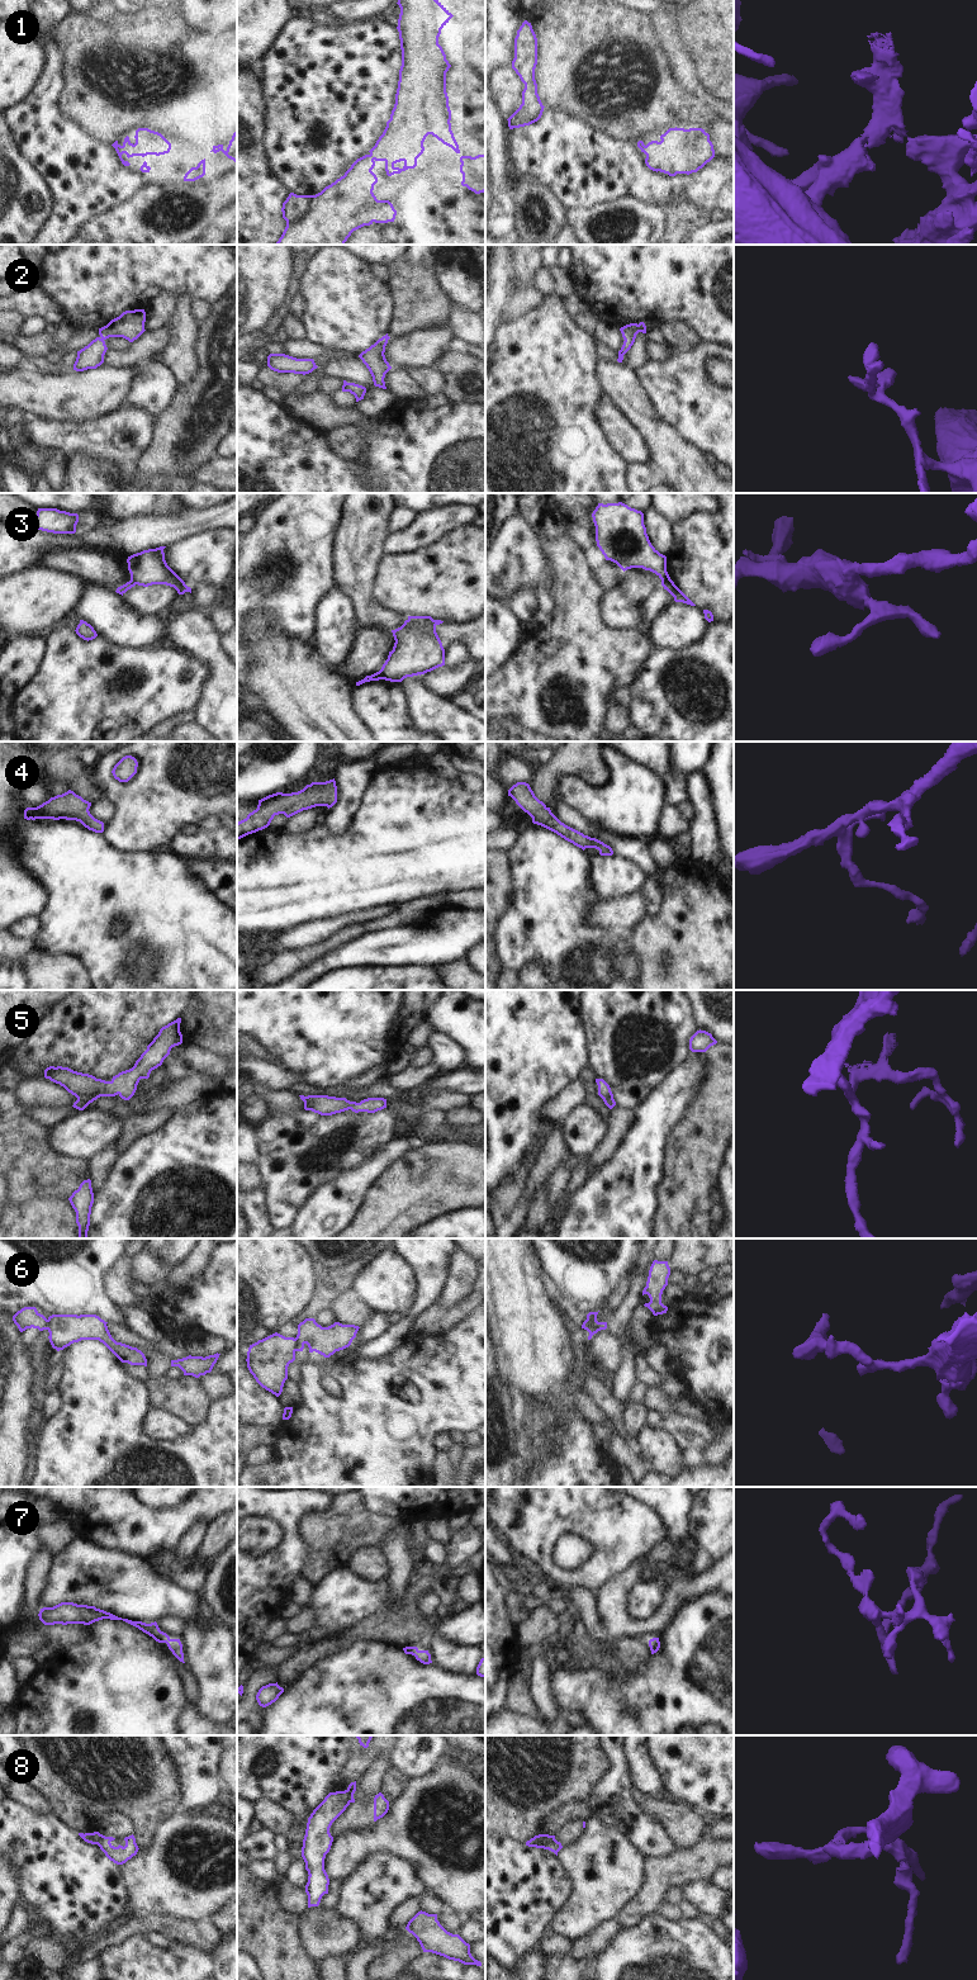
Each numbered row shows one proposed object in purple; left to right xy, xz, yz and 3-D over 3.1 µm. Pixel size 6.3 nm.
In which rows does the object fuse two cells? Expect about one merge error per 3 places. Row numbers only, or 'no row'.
3, 6, 8.

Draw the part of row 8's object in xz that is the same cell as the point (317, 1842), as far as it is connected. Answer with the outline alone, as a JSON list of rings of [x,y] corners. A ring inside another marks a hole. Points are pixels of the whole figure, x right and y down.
[[[347,1790],[329,1792],[308,1818],[302,1847],[302,1857],[309,1875],[305,1885],[308,1908],[318,1906],[322,1896],[328,1894],[329,1879],[324,1870],[324,1858],[333,1842],[329,1828],[348,1805]]]

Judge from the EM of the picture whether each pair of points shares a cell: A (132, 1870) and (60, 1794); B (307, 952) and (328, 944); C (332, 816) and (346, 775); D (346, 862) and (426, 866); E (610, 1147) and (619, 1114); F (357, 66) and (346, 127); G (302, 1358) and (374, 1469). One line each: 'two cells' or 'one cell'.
A: two cells
B: one cell
C: one cell
D: one cell
E: one cell
F: one cell
G: two cells

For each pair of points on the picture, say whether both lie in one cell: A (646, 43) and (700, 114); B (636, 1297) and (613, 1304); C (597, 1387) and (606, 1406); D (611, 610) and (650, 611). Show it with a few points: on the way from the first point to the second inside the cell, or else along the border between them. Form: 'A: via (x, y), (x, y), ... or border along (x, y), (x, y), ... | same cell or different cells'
A: via (657, 72), (649, 109), (655, 115), (670, 115) | same cell
B: border along (629, 1277), (629, 1293), (607, 1321), (606, 1329) | different cells
C: via (601, 1392), (606, 1401) | same cell
D: border along (657, 587), (640, 605), (640, 621) | different cells

